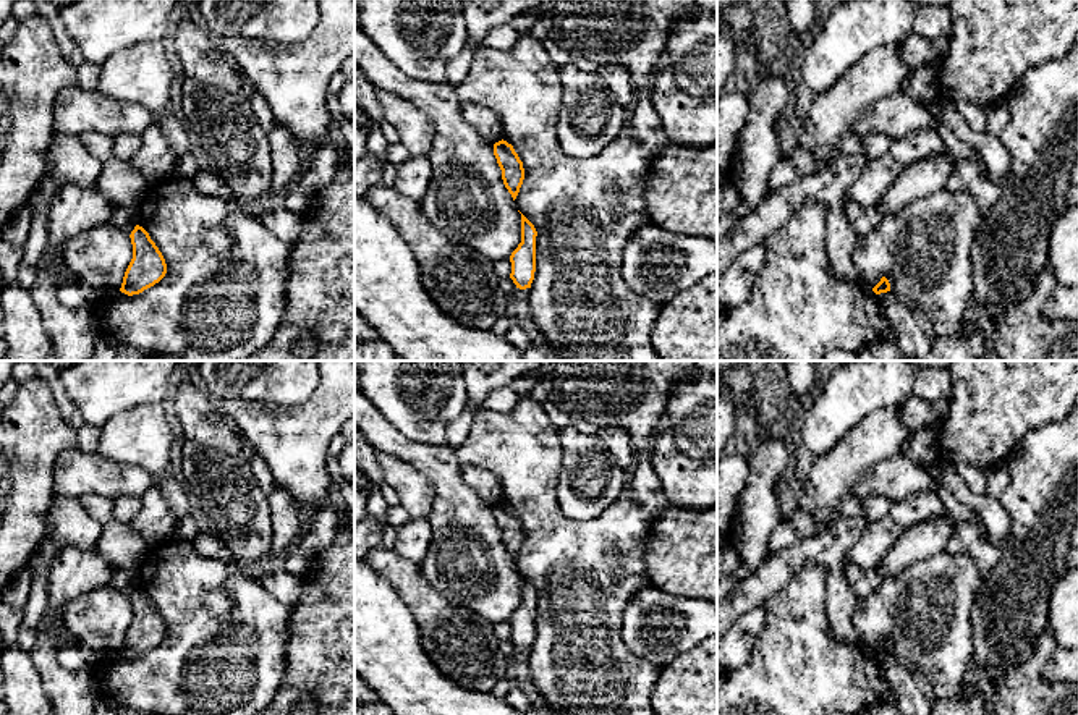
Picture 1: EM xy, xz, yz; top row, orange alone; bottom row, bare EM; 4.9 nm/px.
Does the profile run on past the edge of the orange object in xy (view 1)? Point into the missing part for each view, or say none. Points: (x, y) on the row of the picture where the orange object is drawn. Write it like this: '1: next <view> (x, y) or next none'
1: next none

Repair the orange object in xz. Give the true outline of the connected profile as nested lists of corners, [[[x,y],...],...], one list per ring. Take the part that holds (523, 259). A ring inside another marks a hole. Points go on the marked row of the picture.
[[[521,214],[521,243],[511,252],[510,278],[520,290],[531,288],[536,272],[536,236],[534,225]]]

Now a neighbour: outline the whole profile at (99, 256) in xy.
[[[102,223],[73,236],[63,249],[66,265],[78,281],[104,293],[120,291],[125,272],[133,259],[129,235],[115,223]]]

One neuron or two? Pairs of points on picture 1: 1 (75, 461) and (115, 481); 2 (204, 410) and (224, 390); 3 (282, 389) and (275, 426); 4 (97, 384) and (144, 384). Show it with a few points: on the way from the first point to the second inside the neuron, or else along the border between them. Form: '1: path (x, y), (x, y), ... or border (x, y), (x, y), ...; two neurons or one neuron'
1: path (84, 471), (106, 478); one neuron
2: border (196, 377), (222, 405); two neurons
3: border (314, 390), (303, 401), (292, 405), (241, 400); two neurons
4: path (109, 384), (133, 384); one neuron

